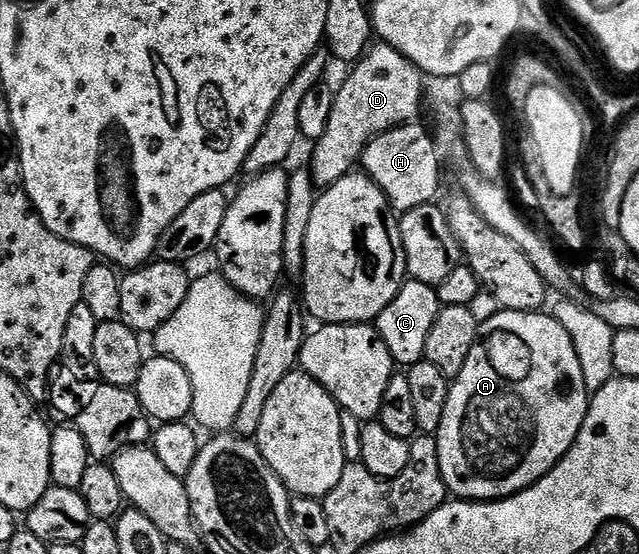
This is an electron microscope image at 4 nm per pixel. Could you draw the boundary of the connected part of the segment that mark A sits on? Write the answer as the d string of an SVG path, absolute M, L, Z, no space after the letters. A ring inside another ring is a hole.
M540 310L537 312L508 312L496 311L496 316L484 319L479 326L479 338L475 341L473 350L469 350L469 359L465 362L461 374L457 374L455 380L450 381L451 389L449 398L445 402L445 414L441 418L441 426L437 433L439 442L439 465L443 481L448 493L460 500L473 500L476 502L494 502L503 500L506 496L516 496L526 488L532 486L547 475L559 460L573 446L577 434L587 417L587 405L589 403L589 391L585 380L582 378L581 364L578 362L577 351L574 349L573 338L566 333L565 327L555 320L551 314Z

